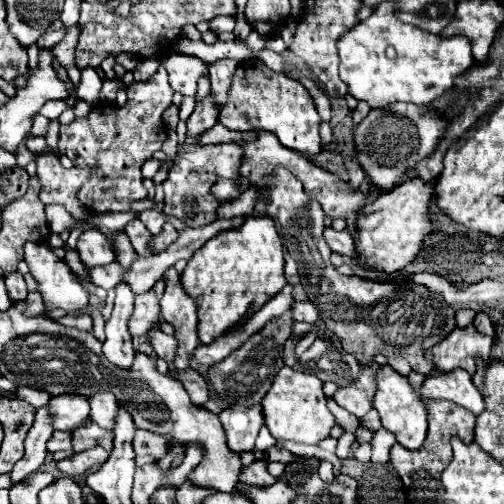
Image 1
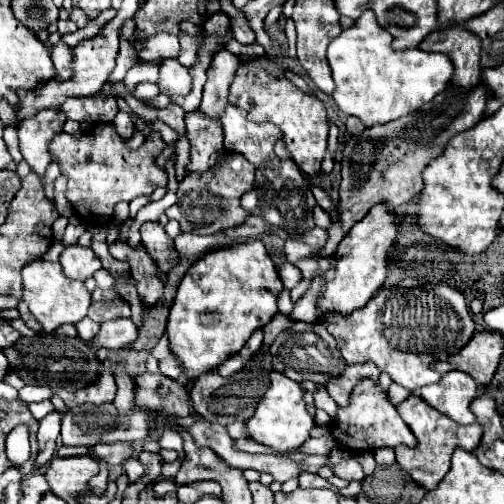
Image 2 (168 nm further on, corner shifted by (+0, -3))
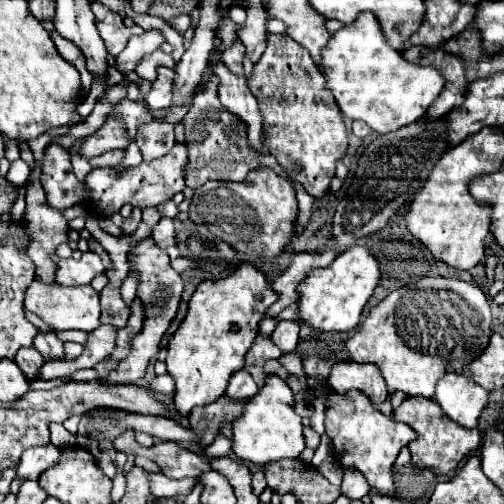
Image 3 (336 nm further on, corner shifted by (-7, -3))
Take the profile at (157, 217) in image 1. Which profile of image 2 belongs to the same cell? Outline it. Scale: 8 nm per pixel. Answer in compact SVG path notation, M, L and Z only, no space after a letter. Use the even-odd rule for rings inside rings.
M144 222L140 232L142 232L142 244L144 244L146 252L150 254L150 258L158 266L158 270L168 274L178 262L178 252L174 248L174 240L166 234L164 226L158 222Z

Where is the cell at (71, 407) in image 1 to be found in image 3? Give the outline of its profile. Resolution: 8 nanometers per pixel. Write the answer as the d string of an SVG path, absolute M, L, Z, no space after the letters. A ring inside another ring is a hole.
M47 444L43 448L29 448L21 456L21 464L17 468L15 484L23 484L25 480L37 480L47 468L55 466L61 456L61 450L53 444Z

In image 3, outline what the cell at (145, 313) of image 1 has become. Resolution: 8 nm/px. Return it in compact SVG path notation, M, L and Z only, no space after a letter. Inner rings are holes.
M101 324L97 330L89 332L89 340L85 344L83 354L77 360L73 360L75 370L93 368L97 362L105 360L115 350L115 340L117 340L117 328L109 324Z

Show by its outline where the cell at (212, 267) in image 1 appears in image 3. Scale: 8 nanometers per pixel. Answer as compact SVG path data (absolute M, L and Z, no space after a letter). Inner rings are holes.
M241 262L235 270L221 280L203 280L193 292L187 308L187 316L179 324L177 332L171 336L167 346L167 372L175 378L175 408L187 416L193 406L209 404L217 396L221 396L227 388L227 382L235 370L245 364L245 356L259 334L259 322L265 316L267 308L279 298L279 294L271 288L267 276L253 264Z

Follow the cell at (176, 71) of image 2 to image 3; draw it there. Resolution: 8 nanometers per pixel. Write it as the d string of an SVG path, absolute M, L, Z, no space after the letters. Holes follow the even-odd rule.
M159 66L157 68L157 80L151 86L151 92L145 100L145 104L151 110L159 110L165 106L171 106L171 98L173 98L173 80L175 80L175 70Z

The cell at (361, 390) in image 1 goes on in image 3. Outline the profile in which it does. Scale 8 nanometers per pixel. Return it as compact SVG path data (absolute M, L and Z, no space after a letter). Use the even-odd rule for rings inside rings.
M352 361L335 364L329 376L329 386L337 394L345 394L349 390L367 392L373 398L375 406L388 396L387 385L379 368L371 363L359 364Z

